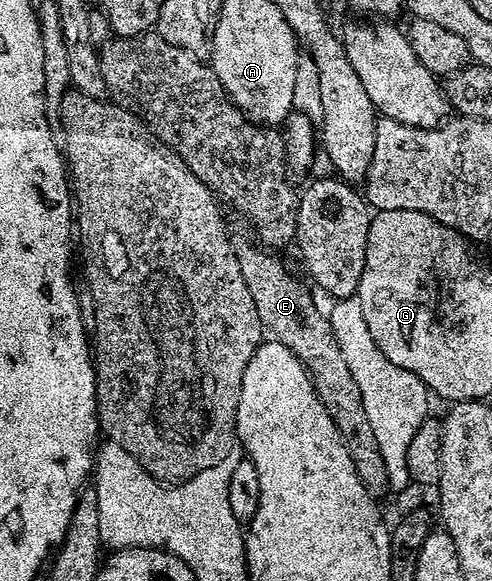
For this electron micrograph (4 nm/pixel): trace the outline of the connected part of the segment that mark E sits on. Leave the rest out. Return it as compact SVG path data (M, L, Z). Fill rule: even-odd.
M247 242L238 243L235 246L235 255L241 264L241 276L245 276L245 284L249 284L253 304L257 307L258 319L274 341L285 344L306 367L318 398L325 405L330 419L337 425L342 442L349 451L350 459L353 460L353 466L357 476L361 477L361 482L373 496L385 494L388 491L385 462L381 457L377 440L374 439L373 428L366 418L365 406L361 401L357 382L353 380L353 374L345 364L344 356L341 355L341 348L337 346L336 337L331 333L330 319L317 310L302 280L294 278L283 267L281 259L274 258L271 255L274 253L258 245L255 246L250 246Z

